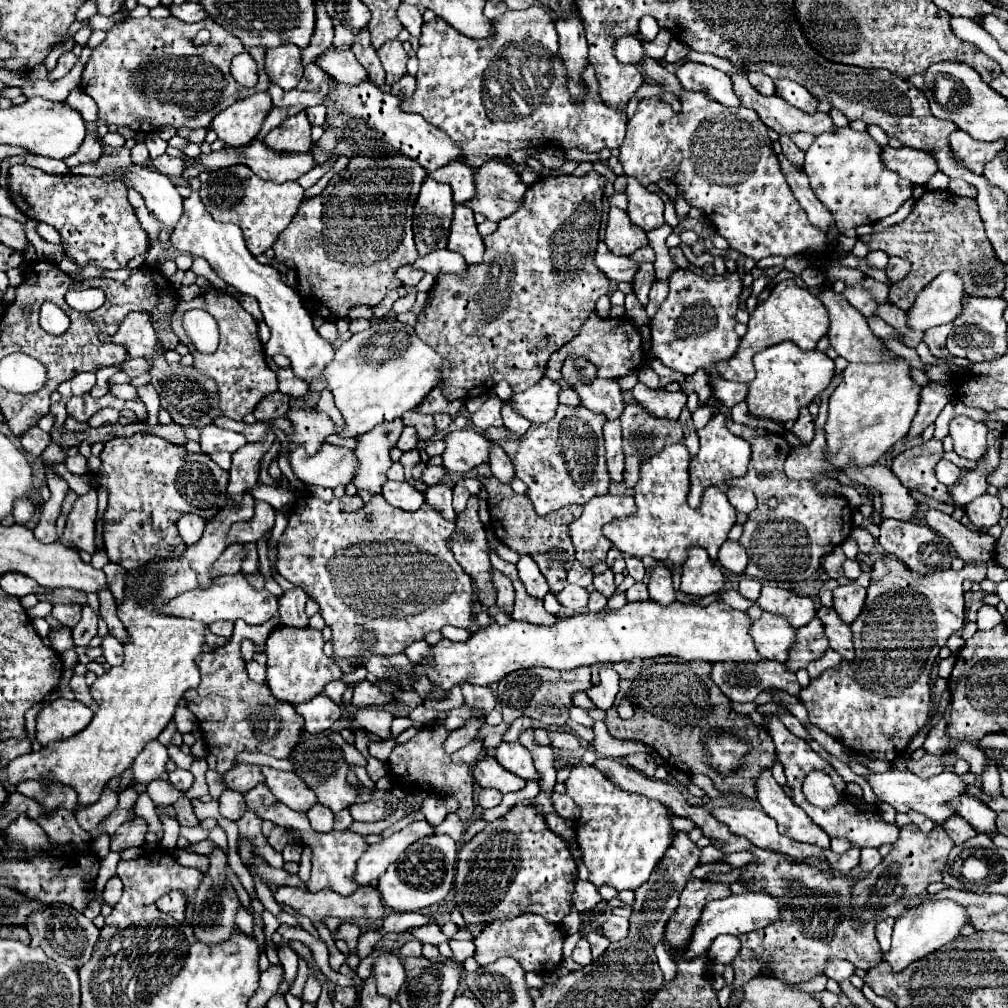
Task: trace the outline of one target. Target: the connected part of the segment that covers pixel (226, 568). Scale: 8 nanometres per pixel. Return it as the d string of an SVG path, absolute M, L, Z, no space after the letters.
M232 543L224 555L220 555L220 559L216 561L216 567L212 567L212 571L216 571L216 575L234 575L242 571L242 559L244 559L246 547L244 543Z

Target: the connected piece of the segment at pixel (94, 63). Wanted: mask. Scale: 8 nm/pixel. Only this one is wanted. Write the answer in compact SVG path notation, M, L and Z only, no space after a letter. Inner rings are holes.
M128 17L120 23L116 23L108 31L108 37L92 51L90 61L86 63L84 73L82 73L80 89L96 101L98 119L102 119L106 125L126 125L132 131L148 131L148 135L158 133L162 127L174 127L174 129L210 127L212 117L216 113L220 113L224 107L230 107L240 97L250 97L258 91L266 91L270 85L270 79L264 73L264 53L266 51L262 47L252 47L248 51L258 63L258 83L248 89L248 87L238 85L232 79L230 61L234 55L238 55L242 51L244 51L244 47L240 43L240 39L236 39L232 33L224 31L212 19L204 19L198 23L184 23L176 17L166 17L166 19ZM200 29L208 29L212 33L212 37L210 37L208 45L196 47L192 43L192 37Z

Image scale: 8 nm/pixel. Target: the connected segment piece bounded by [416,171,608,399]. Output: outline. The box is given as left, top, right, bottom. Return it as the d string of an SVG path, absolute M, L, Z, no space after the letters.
M590 171L584 177L576 177L576 175L556 175L556 177L546 177L546 179L538 179L534 185L528 187L520 207L506 219L502 219L498 223L498 229L484 237L484 245L486 245L486 255L484 261L480 265L468 265L464 275L438 275L436 277L436 285L432 289L432 299L428 303L428 307L424 309L424 313L420 315L420 321L416 325L416 333L418 337L432 345L440 355L444 355L444 395L446 399L468 399L468 397L480 397L480 395L488 395L492 391L492 387L506 379L508 385L512 387L514 393L520 393L532 385L536 385L544 373L546 373L546 365L548 365L548 357L558 351L564 343L568 343L568 339L572 339L580 325L590 317L590 313L594 313L594 305L600 299L600 295L608 293L608 279L596 269L596 265L592 263L592 255L596 251L596 243L598 243L598 231L600 231L600 205L602 205L602 195L604 195L604 187L606 187L606 177L600 175L598 171Z

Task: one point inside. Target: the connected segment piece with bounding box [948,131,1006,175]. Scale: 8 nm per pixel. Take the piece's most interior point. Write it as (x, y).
(972, 154)

